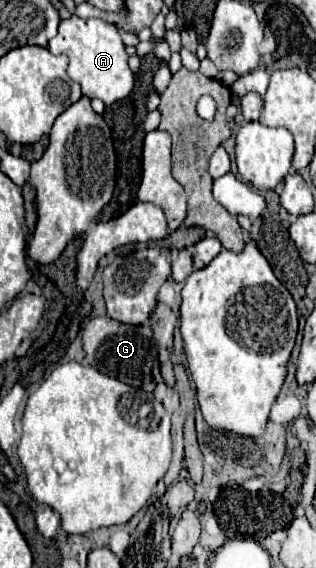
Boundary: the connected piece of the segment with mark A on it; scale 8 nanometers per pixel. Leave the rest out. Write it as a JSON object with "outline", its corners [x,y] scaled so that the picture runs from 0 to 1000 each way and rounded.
{"outline":[[[225,28],[218,35],[193,35],[180,63],[155,74],[161,95],[206,95],[218,102],[212,130],[231,144],[256,151],[263,169],[275,173],[313,173],[339,187],[389,176],[408,169],[427,148],[427,130],[408,120],[402,92],[389,67],[370,53],[370,46],[339,42],[313,32],[244,32]]]}

